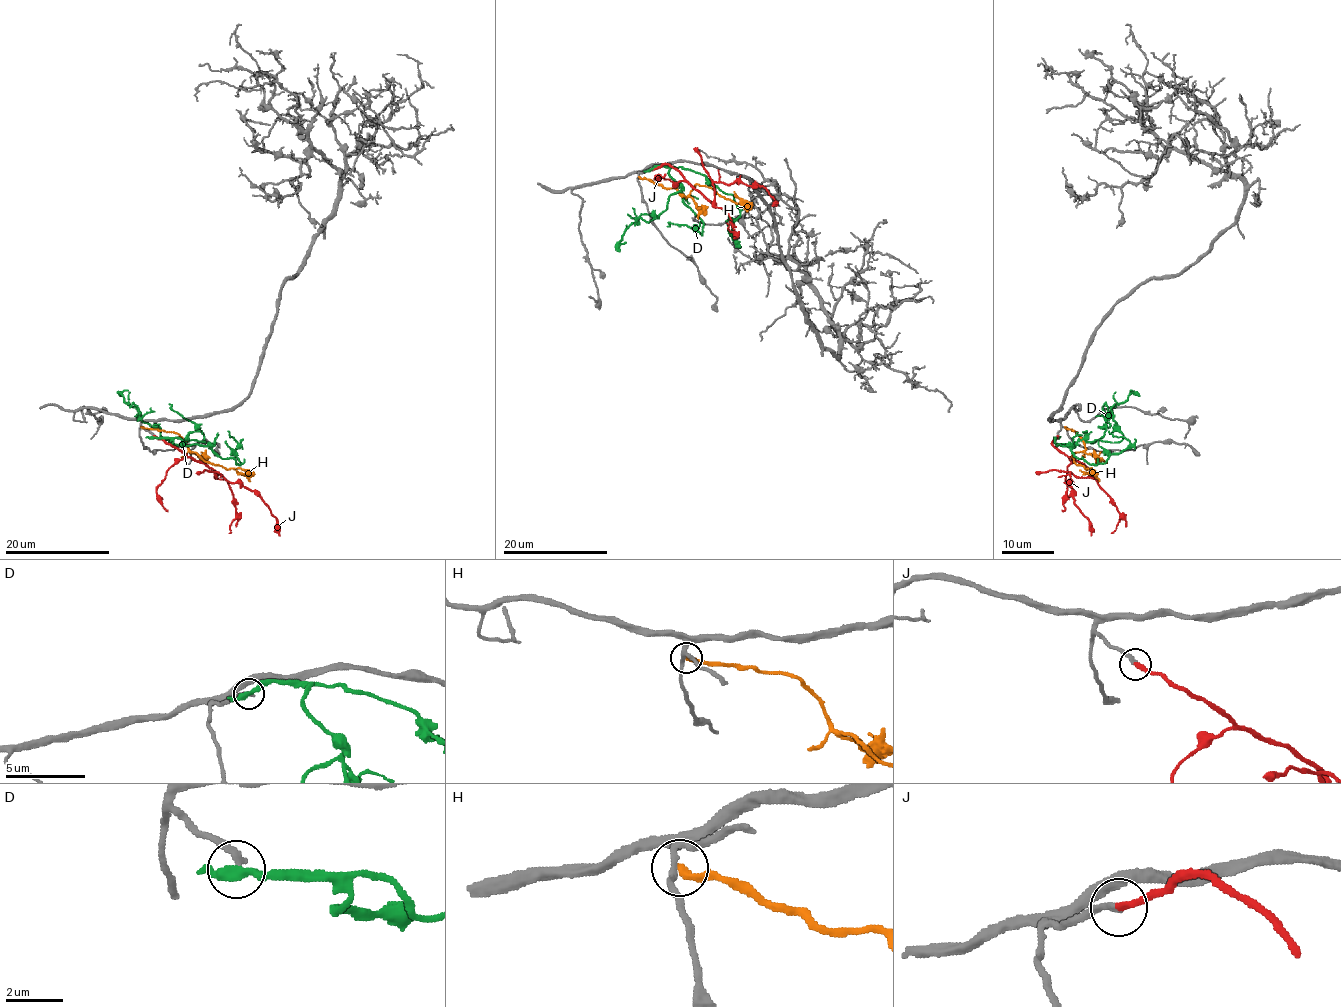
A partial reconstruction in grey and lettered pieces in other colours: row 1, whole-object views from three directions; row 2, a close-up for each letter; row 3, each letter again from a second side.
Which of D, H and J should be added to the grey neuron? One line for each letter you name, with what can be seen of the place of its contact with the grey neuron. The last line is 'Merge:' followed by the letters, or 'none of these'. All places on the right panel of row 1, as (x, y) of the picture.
J: (1058, 436)
Merge: J

